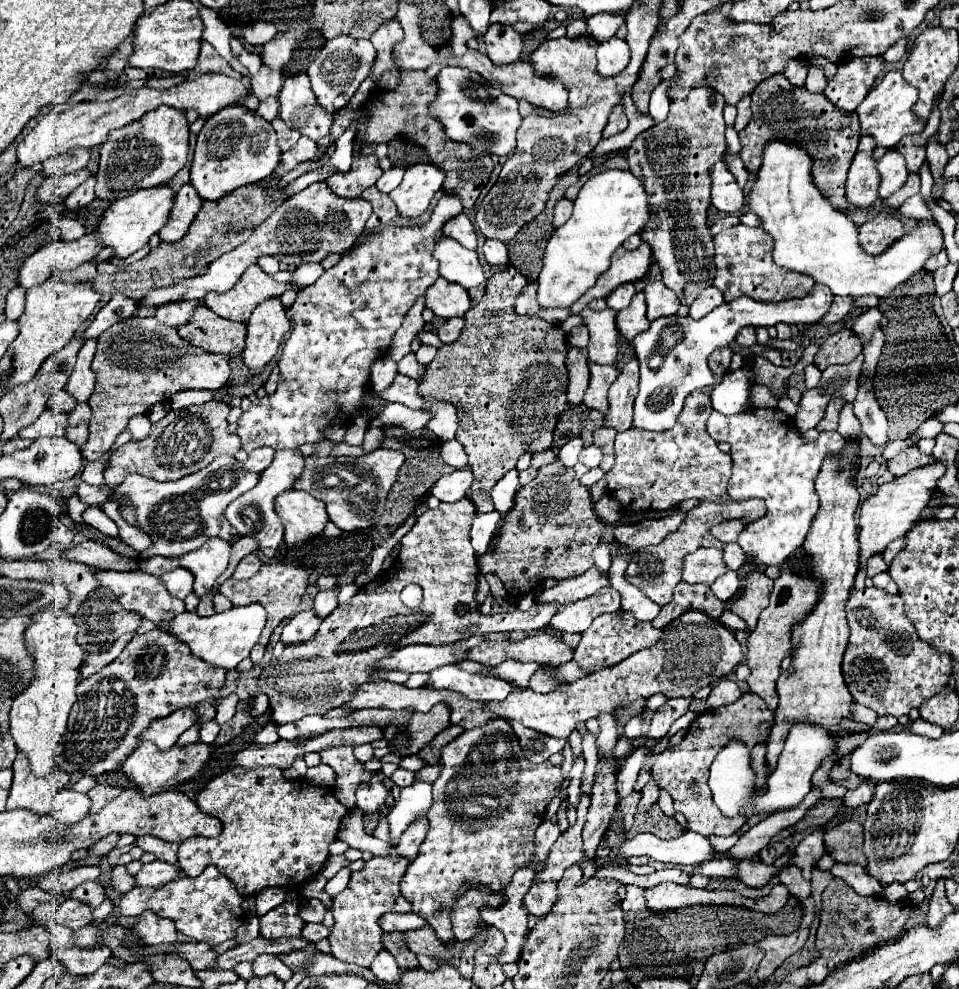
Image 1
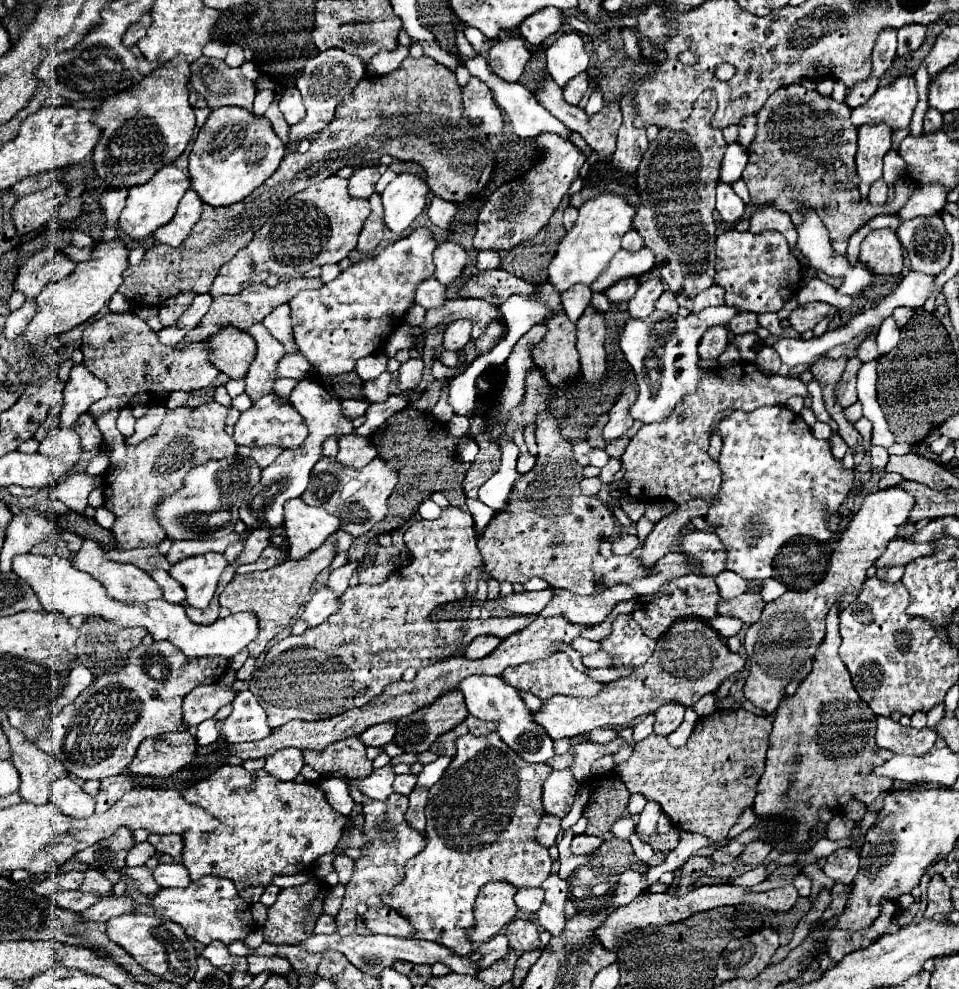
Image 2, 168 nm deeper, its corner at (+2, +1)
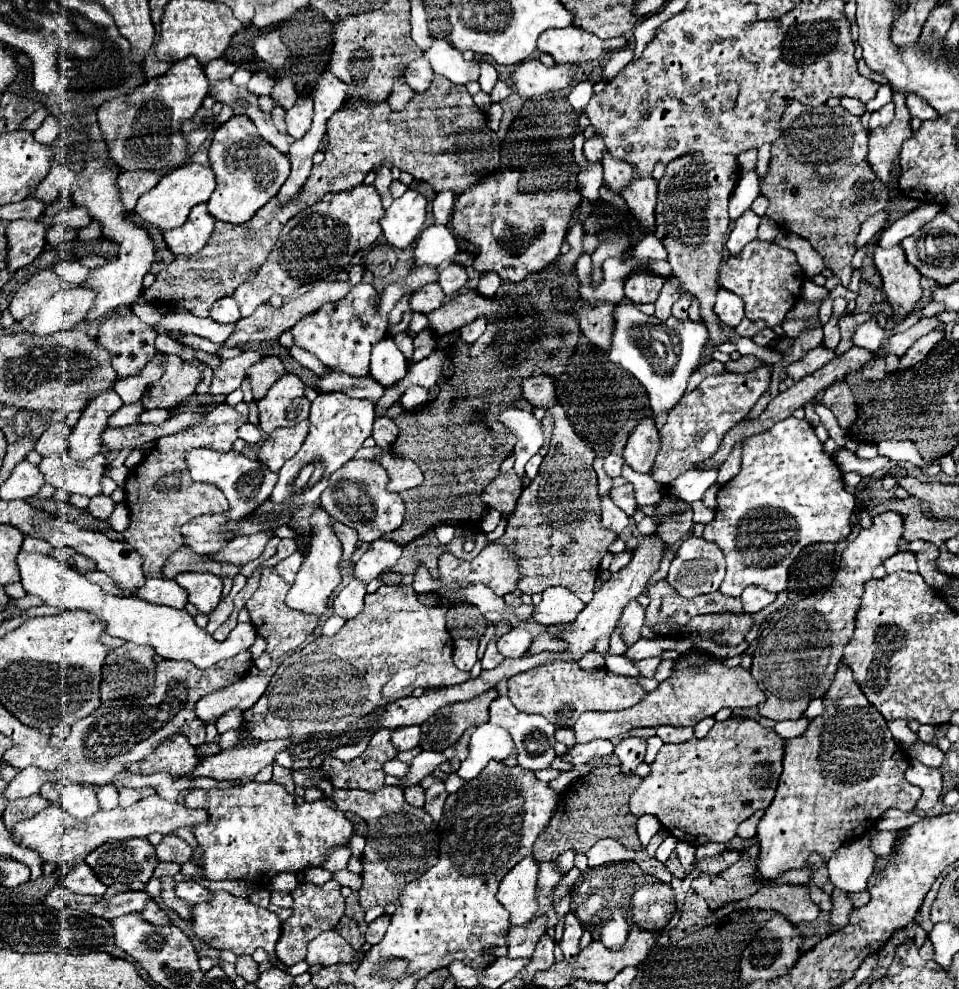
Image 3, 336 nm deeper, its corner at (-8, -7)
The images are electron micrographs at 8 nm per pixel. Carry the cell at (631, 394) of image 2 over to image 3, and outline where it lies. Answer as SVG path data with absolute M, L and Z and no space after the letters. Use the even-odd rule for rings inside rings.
M643 418L629 432L623 458L635 472L651 472L657 448L659 448L659 436L653 418Z

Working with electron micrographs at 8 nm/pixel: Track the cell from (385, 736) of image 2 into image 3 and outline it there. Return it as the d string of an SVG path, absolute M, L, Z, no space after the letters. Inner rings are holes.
M403 726L393 730L391 744L399 750L411 750L419 744L419 726Z

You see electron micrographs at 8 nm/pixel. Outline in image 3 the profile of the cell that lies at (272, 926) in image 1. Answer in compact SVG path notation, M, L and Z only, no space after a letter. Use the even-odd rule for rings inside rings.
M335 880L325 882L323 886L317 884L301 884L297 890L291 892L293 896L293 914L287 922L283 922L283 930L281 930L281 938L275 946L275 956L285 964L285 966L293 966L301 960L305 960L307 954L307 944L319 936L325 930L331 930L343 916L345 910L345 898L341 896L341 886Z

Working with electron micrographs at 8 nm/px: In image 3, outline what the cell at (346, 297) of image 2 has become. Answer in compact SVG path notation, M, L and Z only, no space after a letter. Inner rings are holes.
M415 266L403 278L389 284L379 298L375 298L375 288L371 284L355 284L349 294L339 302L327 302L317 312L303 316L293 326L295 344L311 354L315 354L327 368L349 374L349 376L367 376L369 374L369 356L377 342L387 338L389 332L389 312L395 304L407 294L415 294L423 286L437 282L439 268L435 266Z

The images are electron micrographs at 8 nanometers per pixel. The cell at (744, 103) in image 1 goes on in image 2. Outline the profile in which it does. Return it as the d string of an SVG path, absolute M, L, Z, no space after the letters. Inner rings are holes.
M747 116L747 120L739 124L739 144L749 148L755 138L755 132L757 132L757 120L755 116Z

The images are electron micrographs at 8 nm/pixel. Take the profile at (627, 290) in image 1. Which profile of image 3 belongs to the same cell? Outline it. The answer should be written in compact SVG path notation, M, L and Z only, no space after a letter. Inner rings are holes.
M635 272L625 282L625 296L633 302L655 302L663 286L663 278L651 272Z

